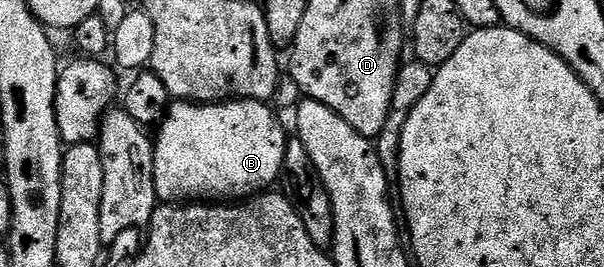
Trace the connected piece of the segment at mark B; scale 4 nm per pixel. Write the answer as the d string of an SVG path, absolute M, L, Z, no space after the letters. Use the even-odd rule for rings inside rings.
M251 98L213 104L182 100L171 105L154 142L154 183L159 203L246 200L269 191L270 185L283 177L288 141L281 120L270 108Z

